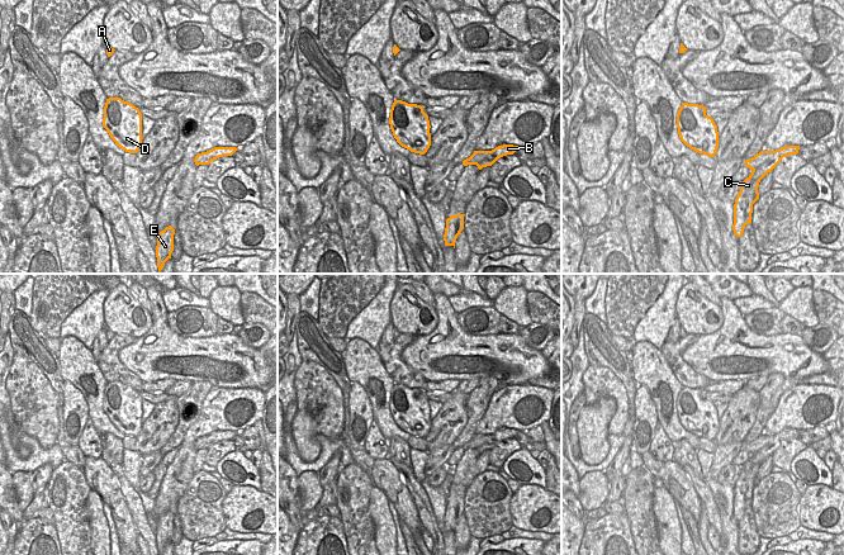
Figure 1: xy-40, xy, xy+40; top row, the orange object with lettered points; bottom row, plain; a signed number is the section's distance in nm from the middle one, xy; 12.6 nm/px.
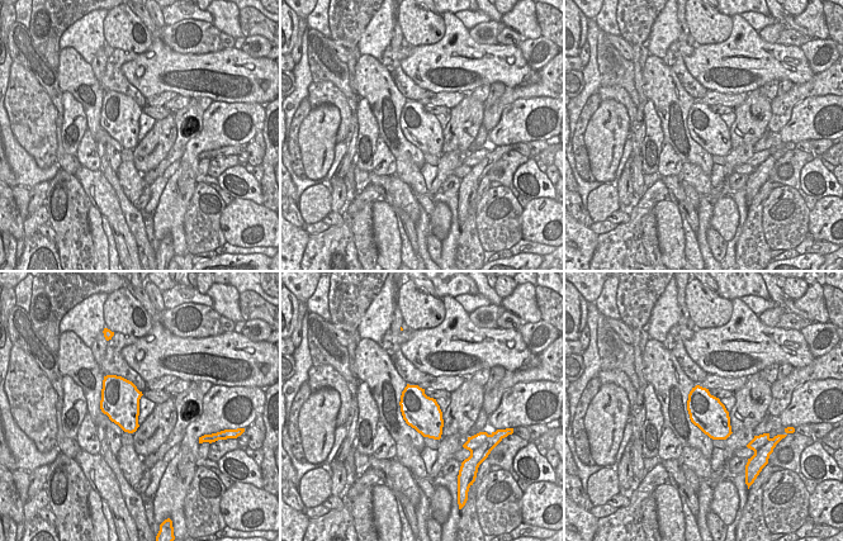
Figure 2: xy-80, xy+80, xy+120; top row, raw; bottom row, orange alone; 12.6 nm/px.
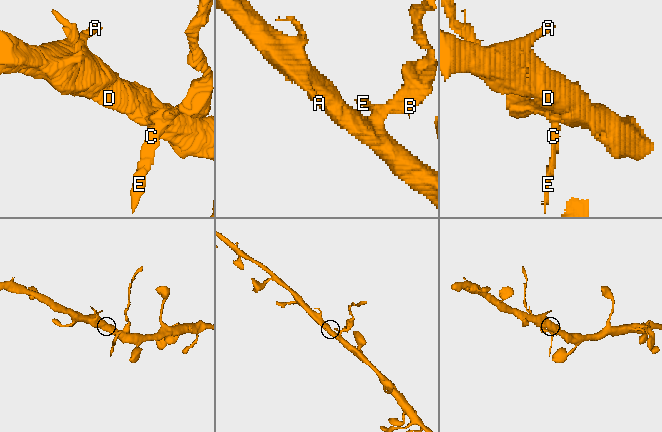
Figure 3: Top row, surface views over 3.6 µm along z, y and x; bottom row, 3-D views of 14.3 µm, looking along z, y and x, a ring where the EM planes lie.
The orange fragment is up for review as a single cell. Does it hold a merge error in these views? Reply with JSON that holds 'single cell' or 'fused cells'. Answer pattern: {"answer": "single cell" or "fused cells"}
{"answer": "fused cells"}

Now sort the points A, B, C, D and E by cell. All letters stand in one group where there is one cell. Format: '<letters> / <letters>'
A D / B C E

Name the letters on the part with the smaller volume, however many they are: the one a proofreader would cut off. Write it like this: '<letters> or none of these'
B, C, E

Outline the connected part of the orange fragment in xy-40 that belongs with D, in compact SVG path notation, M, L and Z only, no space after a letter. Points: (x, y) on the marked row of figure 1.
M120 98L106 99L103 127L125 152L137 153L142 146L142 114L133 104Z

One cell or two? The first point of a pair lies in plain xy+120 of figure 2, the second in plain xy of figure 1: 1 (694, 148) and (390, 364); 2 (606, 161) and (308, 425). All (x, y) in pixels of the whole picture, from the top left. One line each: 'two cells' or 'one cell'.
1: two cells
2: one cell

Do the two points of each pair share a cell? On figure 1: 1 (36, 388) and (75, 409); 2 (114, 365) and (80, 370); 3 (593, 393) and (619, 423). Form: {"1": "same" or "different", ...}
{"1": "different", "2": "different", "3": "same"}

